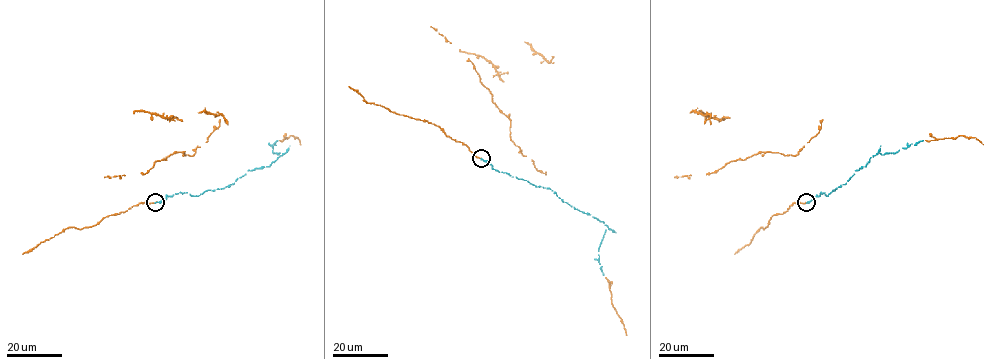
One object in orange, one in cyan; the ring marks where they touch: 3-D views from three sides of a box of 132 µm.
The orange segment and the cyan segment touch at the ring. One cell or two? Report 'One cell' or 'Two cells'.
One cell

